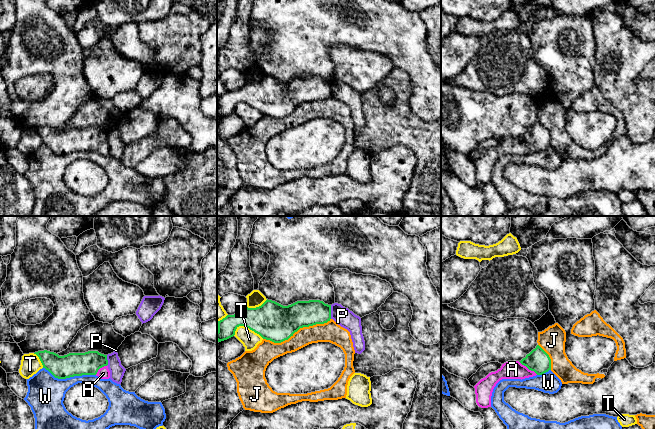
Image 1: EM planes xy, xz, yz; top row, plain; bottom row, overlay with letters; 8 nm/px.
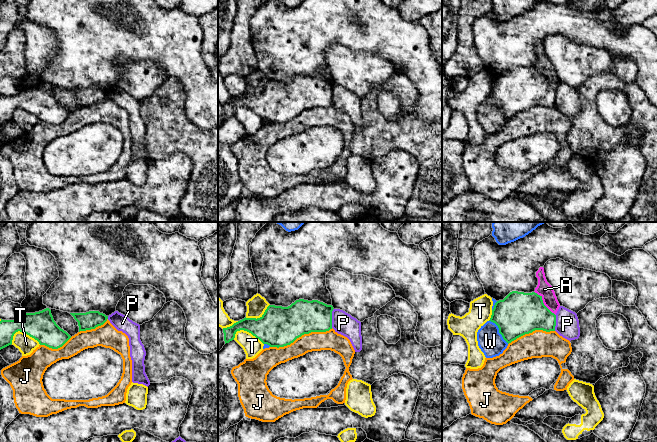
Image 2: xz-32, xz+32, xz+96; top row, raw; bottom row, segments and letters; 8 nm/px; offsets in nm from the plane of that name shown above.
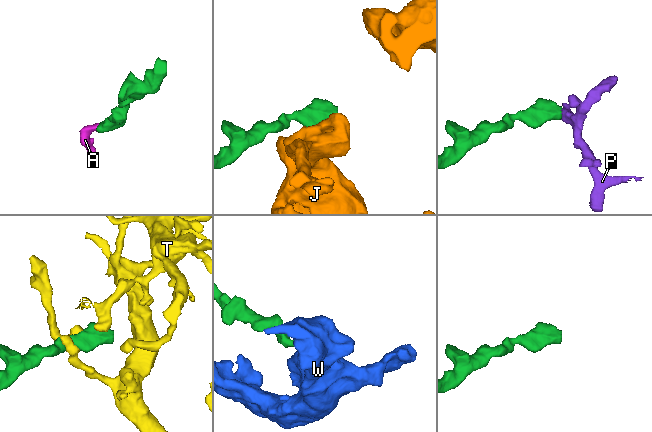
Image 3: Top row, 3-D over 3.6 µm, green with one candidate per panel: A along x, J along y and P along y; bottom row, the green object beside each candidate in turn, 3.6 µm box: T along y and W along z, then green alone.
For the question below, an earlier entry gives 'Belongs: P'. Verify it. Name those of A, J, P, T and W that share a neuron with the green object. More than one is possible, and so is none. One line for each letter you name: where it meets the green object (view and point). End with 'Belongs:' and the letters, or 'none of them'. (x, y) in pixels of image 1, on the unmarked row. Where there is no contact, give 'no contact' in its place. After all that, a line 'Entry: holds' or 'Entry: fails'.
A: yz (528, 144)
Belongs: A
Entry: fails

